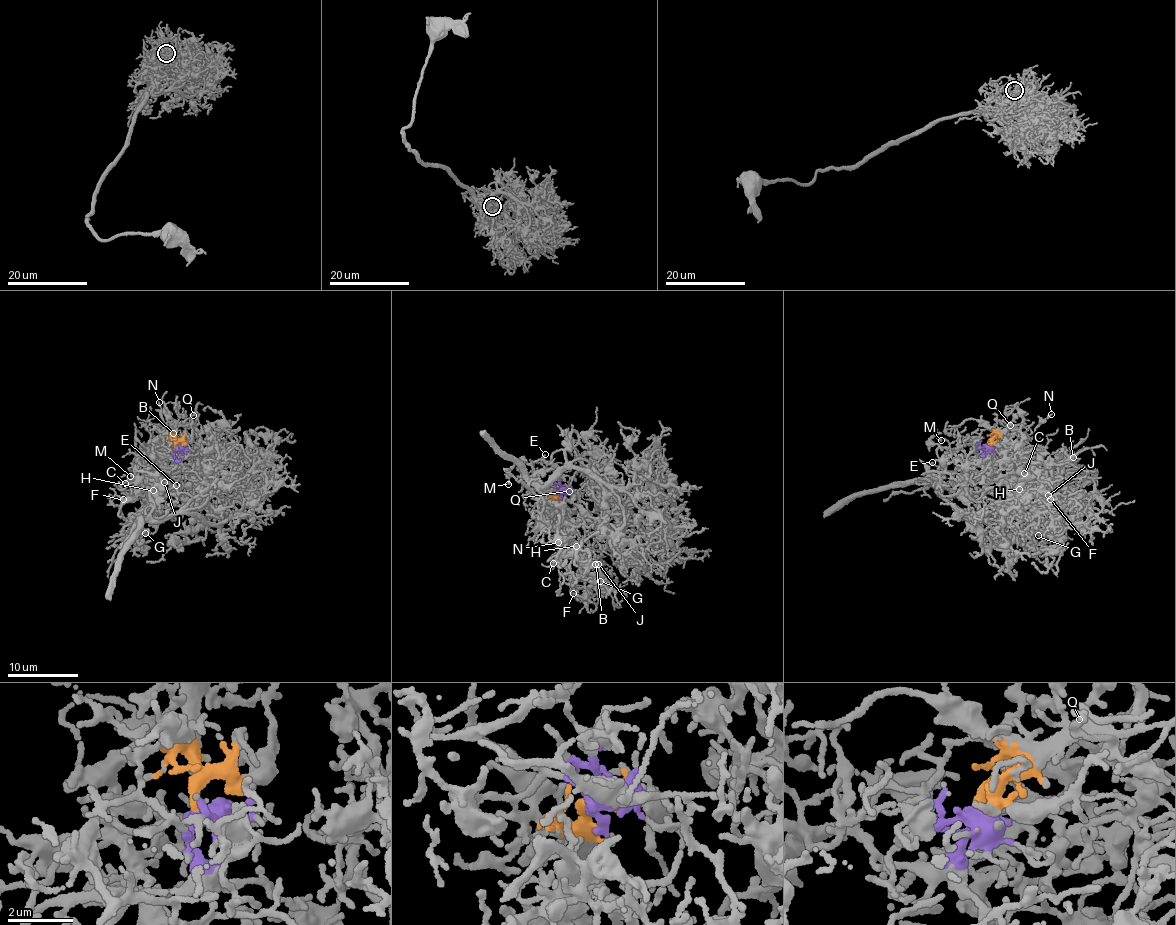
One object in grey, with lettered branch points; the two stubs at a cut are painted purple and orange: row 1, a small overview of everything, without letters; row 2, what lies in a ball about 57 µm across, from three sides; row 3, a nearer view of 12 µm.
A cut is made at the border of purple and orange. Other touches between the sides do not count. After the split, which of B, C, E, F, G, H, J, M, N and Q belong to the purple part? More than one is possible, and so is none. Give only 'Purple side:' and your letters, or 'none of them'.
Purple side: E, M

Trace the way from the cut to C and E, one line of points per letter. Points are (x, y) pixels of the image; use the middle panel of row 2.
C: (557, 493), (555, 510), (559, 526), (571, 528), (574, 536), (568, 531), (568, 544), (558, 548), (552, 563)
E: (558, 493), (553, 486), (535, 478), (536, 473), (543, 468), (545, 454)

